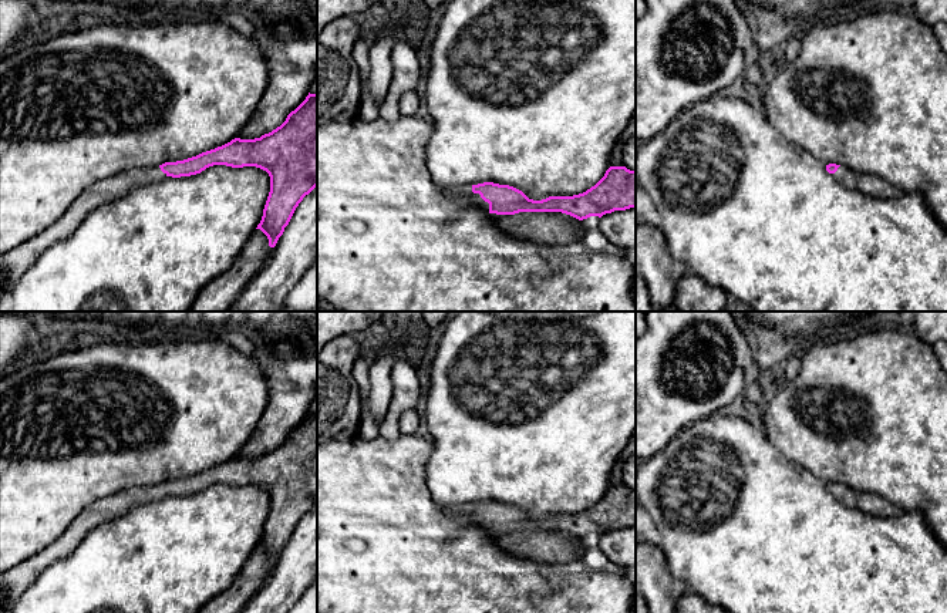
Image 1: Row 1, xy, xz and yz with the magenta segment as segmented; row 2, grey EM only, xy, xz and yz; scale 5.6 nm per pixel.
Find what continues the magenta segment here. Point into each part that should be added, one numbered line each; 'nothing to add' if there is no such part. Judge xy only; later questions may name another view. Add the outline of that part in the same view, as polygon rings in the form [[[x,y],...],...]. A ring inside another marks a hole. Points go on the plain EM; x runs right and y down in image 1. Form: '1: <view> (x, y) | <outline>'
1: xy (14, 582) | [[[158,484],[132,486],[91,503],[75,516],[73,523],[57,540],[20,565],[0,573],[0,613],[11,609],[21,595],[33,586],[51,565],[73,553],[90,531],[125,515],[135,505],[149,503],[164,499],[165,496],[168,496],[166,492],[164,492]]]

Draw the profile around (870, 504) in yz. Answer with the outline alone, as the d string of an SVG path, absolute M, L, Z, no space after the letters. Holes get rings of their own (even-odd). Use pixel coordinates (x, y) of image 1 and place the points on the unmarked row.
M867 492L857 494L857 509L867 515L879 518L899 516L903 512L903 509L894 505L893 502L876 494Z

